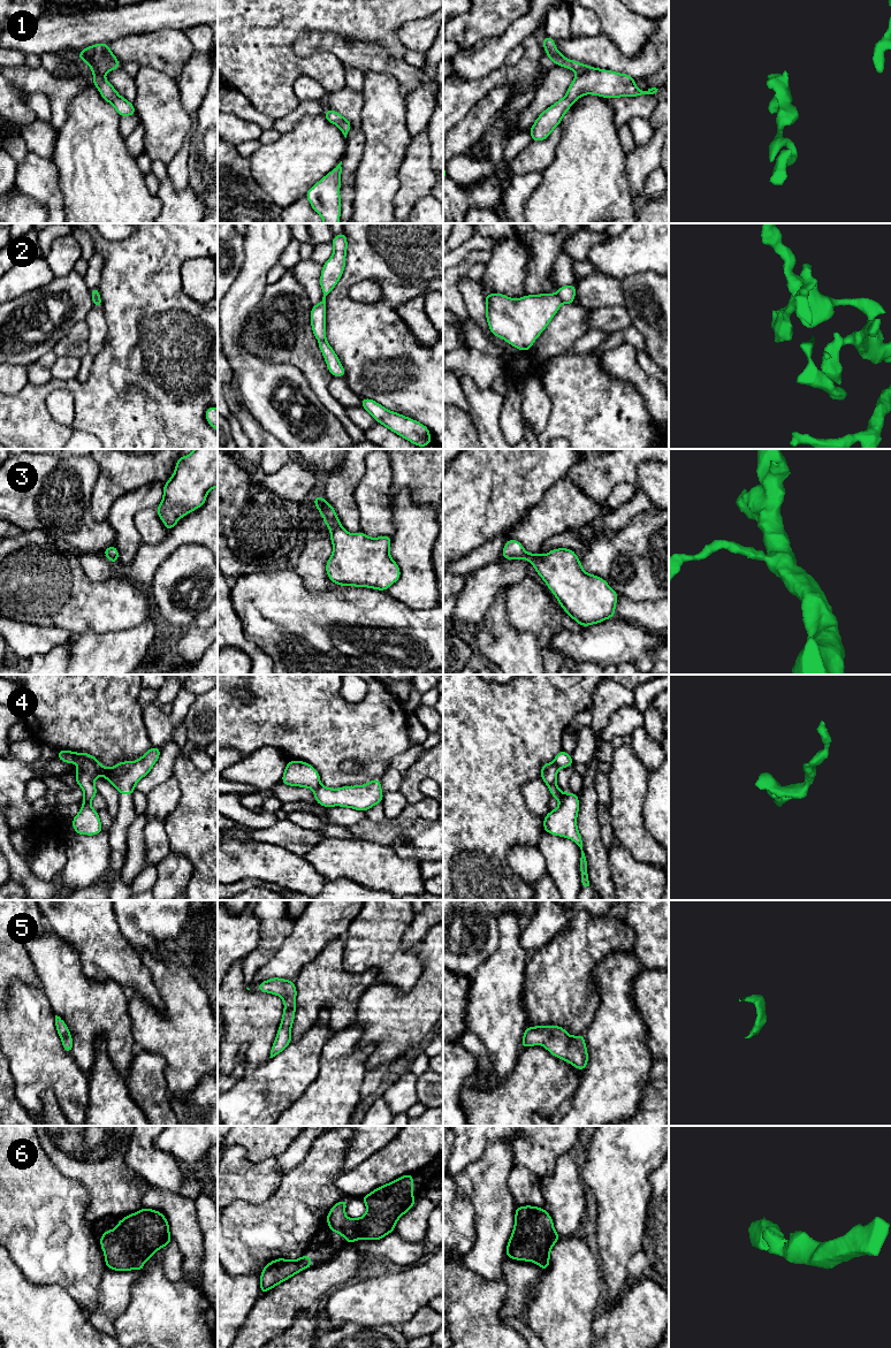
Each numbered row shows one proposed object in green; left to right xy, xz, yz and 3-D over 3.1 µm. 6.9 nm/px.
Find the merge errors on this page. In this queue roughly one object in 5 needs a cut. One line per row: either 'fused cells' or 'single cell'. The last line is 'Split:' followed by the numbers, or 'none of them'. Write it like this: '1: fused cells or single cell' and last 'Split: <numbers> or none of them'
1: single cell
2: fused cells
3: single cell
4: fused cells
5: single cell
6: single cell
Split: 2, 4

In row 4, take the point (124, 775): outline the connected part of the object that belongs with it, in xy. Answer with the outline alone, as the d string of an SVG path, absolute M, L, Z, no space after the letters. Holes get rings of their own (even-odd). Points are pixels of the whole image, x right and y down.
M152 746L137 761L123 761L112 768L104 767L89 753L82 753L82 756L93 763L98 772L117 789L119 794L134 794L136 783L150 772L160 753L160 748Z

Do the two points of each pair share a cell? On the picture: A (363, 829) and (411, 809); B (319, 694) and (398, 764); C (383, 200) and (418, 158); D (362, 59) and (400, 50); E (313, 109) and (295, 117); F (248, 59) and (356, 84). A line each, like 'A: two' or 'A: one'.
A: one
B: two
C: two
D: two
E: one
F: two

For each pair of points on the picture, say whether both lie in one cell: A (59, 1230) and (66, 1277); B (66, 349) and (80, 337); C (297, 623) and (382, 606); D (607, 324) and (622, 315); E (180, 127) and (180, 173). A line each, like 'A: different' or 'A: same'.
A: same
B: same
C: same
D: same
E: different

